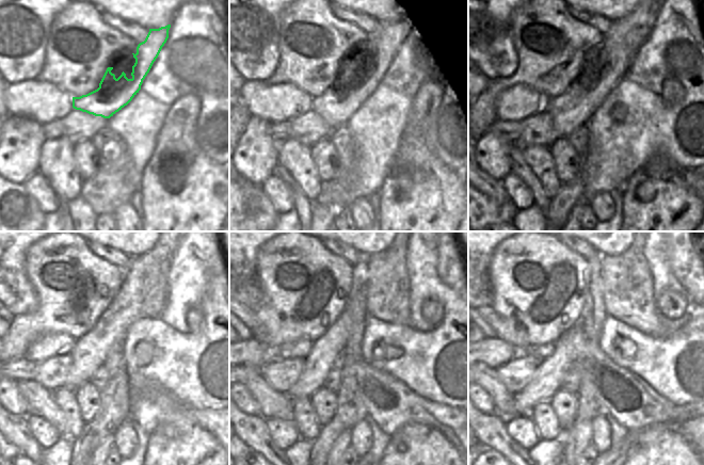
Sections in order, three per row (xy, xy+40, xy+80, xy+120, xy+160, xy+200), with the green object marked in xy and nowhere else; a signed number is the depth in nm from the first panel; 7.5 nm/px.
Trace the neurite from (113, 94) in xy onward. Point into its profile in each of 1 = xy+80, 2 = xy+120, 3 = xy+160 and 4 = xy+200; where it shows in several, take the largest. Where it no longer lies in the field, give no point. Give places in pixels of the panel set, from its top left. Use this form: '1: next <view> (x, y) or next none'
1: next xy+80 (569, 111)
2: next xy+120 (90, 352)
3: next xy+160 (325, 351)
4: next xy+200 (546, 381)

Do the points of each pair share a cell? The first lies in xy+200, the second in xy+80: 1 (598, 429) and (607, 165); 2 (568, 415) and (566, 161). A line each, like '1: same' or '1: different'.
1: different
2: same

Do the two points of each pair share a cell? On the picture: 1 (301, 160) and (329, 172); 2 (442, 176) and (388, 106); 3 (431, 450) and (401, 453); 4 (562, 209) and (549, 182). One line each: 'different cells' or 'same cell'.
1: different cells
2: different cells
3: same cell
4: different cells

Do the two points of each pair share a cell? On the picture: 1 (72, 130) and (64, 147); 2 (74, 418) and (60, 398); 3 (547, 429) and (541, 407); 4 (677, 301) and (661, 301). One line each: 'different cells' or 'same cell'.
1: different cells
2: same cell
3: same cell
4: same cell

